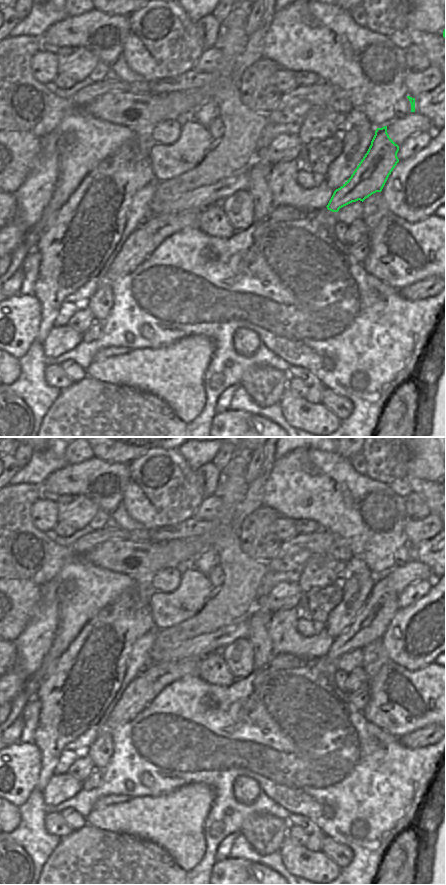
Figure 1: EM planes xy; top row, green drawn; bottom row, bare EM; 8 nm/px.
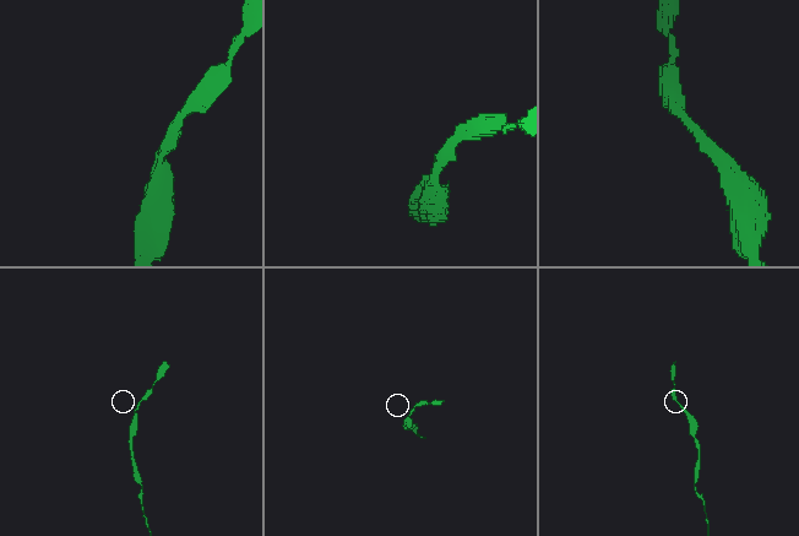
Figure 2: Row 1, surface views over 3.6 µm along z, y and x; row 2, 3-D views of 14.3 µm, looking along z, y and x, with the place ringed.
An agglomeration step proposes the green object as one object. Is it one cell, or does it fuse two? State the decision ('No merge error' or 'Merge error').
No merge error

